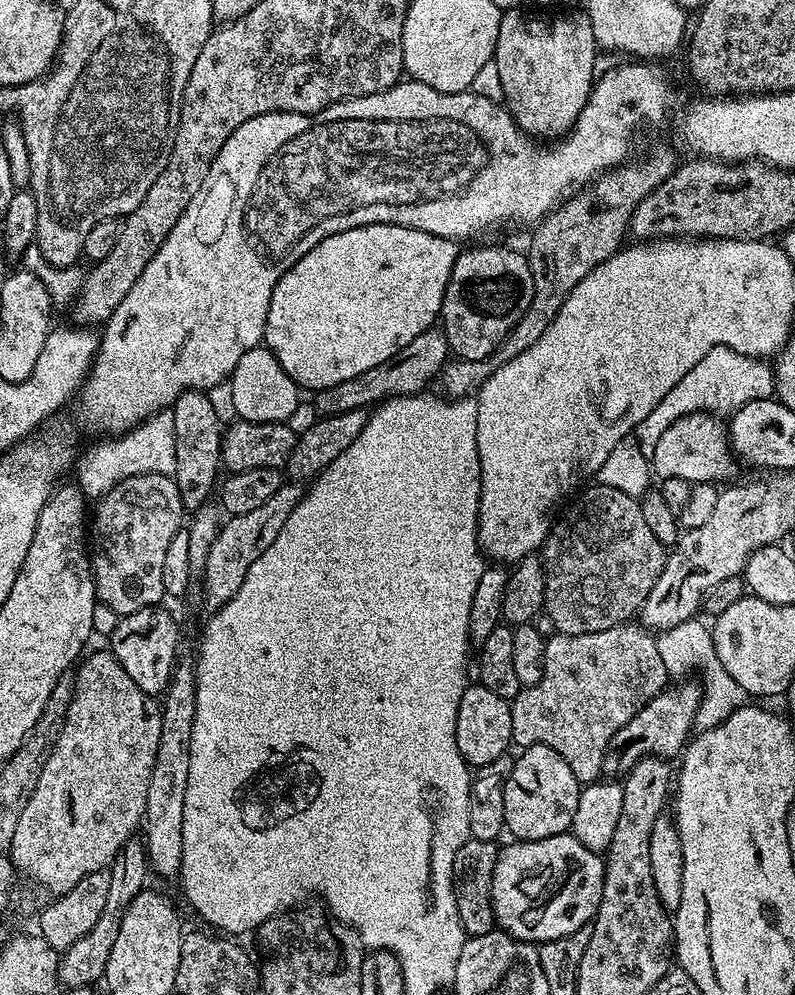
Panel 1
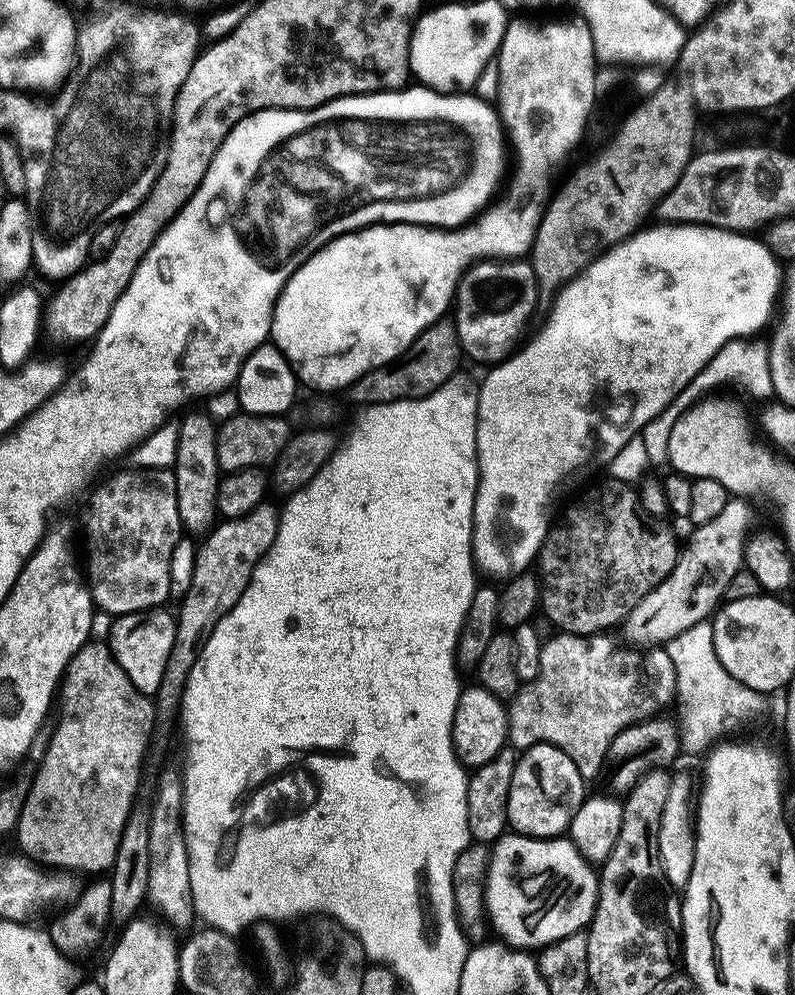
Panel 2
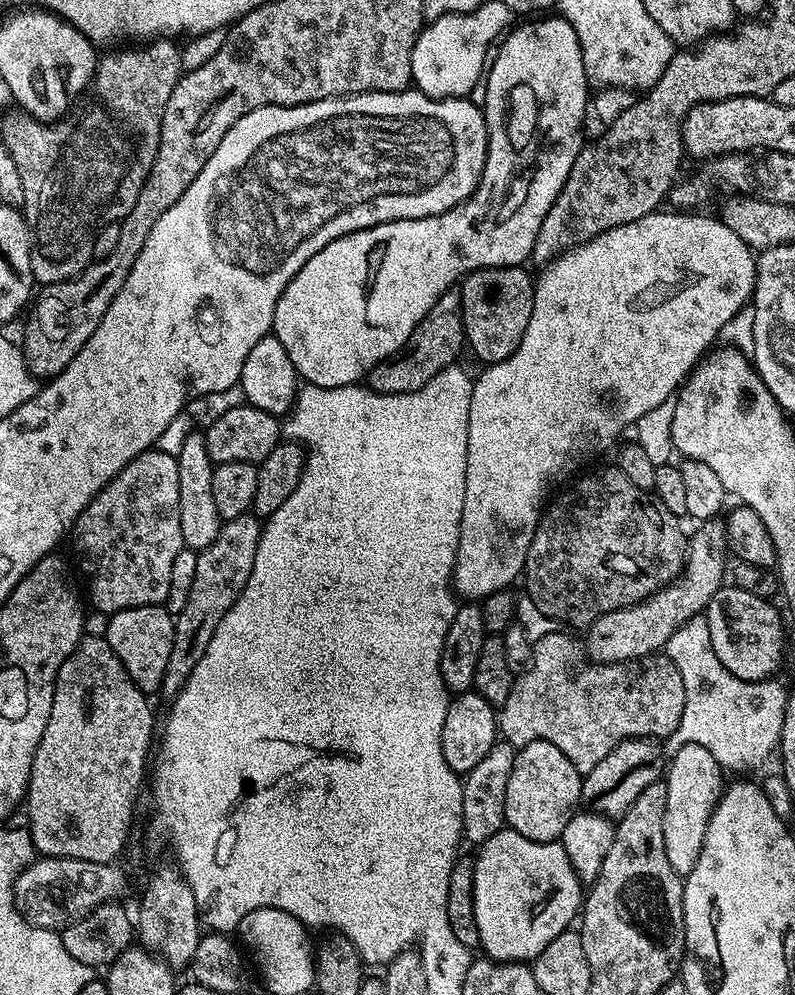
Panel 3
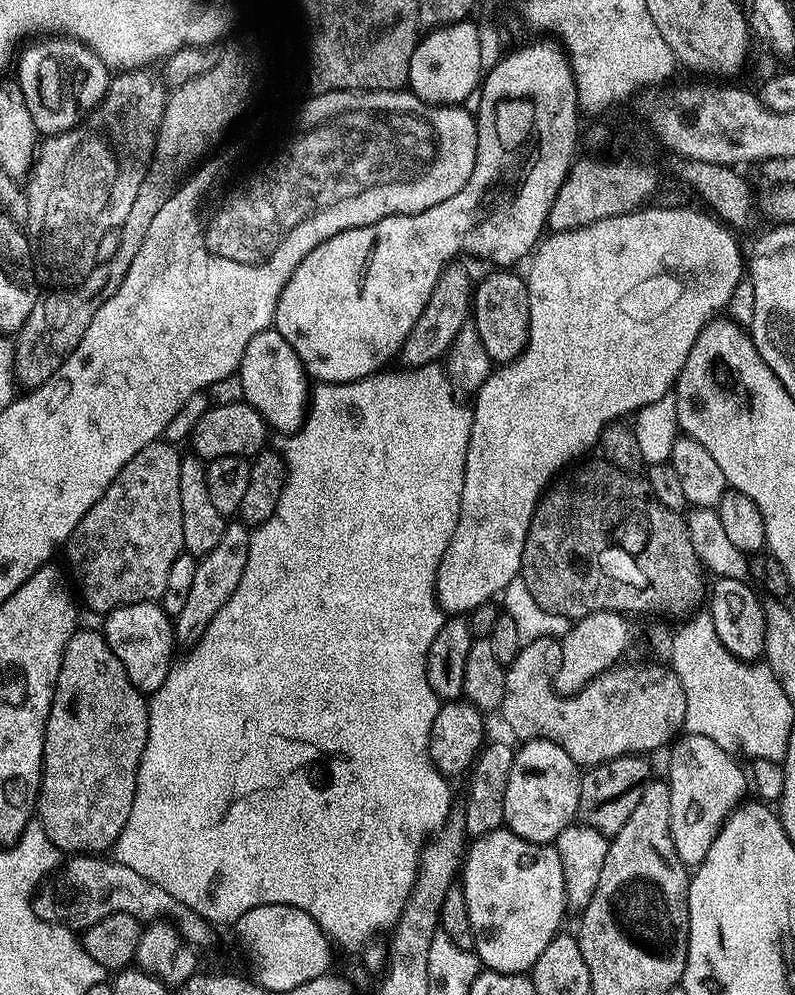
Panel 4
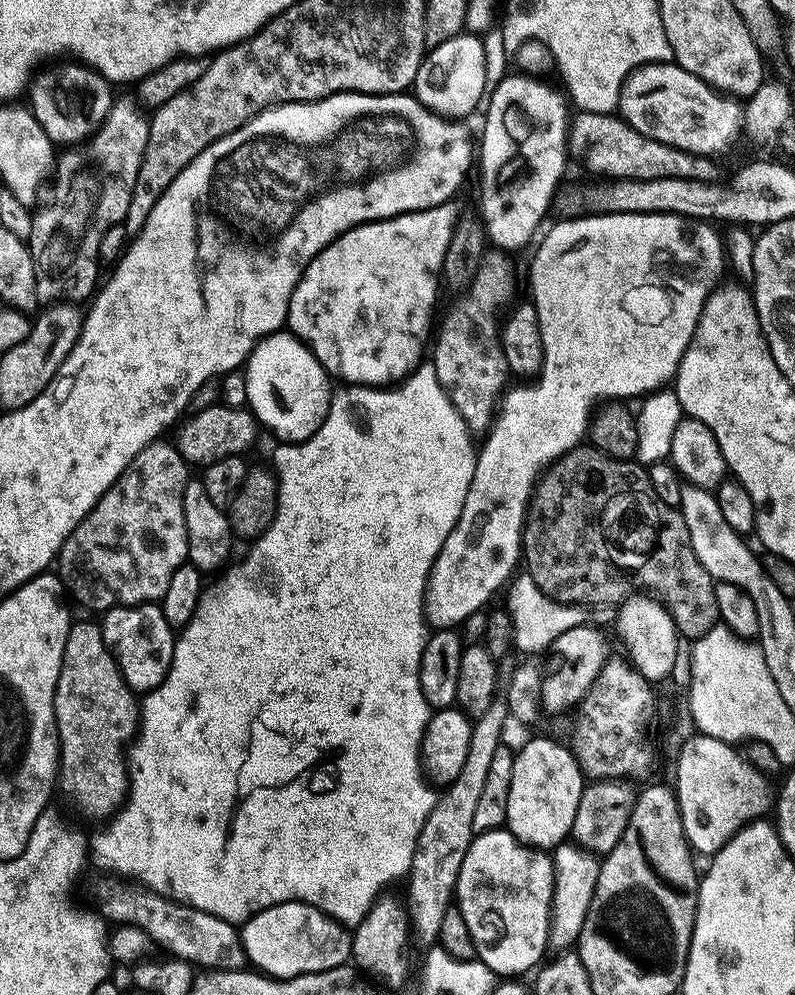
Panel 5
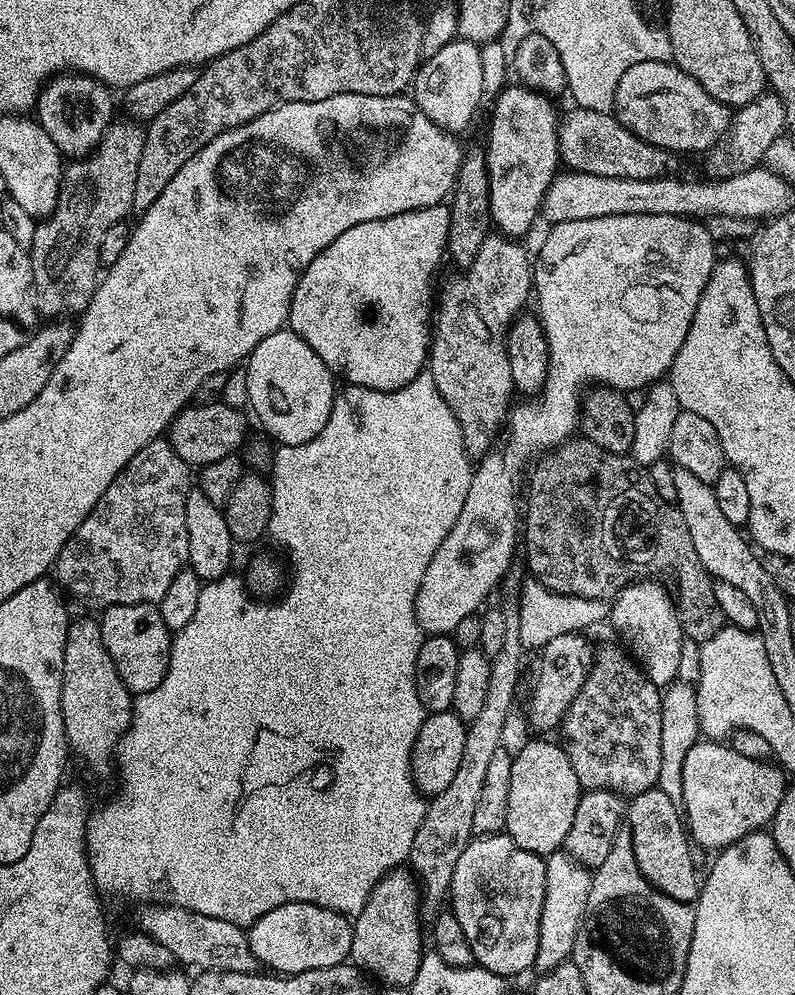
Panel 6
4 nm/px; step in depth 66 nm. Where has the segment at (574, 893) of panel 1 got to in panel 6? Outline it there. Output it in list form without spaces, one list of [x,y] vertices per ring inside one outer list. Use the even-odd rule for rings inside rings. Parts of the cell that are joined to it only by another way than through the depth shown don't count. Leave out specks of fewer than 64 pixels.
[[[477,836],[462,850],[458,866],[454,866],[454,878],[450,889],[450,910],[462,925],[466,942],[474,950],[476,964],[490,970],[495,976],[509,978],[515,972],[524,972],[535,965],[542,922],[542,906],[546,898],[545,857],[530,850],[518,848],[511,836]]]

